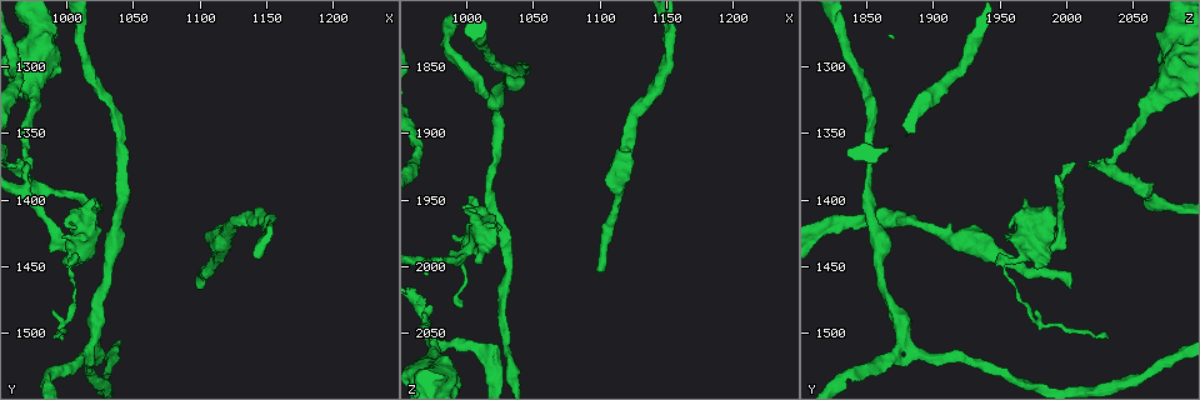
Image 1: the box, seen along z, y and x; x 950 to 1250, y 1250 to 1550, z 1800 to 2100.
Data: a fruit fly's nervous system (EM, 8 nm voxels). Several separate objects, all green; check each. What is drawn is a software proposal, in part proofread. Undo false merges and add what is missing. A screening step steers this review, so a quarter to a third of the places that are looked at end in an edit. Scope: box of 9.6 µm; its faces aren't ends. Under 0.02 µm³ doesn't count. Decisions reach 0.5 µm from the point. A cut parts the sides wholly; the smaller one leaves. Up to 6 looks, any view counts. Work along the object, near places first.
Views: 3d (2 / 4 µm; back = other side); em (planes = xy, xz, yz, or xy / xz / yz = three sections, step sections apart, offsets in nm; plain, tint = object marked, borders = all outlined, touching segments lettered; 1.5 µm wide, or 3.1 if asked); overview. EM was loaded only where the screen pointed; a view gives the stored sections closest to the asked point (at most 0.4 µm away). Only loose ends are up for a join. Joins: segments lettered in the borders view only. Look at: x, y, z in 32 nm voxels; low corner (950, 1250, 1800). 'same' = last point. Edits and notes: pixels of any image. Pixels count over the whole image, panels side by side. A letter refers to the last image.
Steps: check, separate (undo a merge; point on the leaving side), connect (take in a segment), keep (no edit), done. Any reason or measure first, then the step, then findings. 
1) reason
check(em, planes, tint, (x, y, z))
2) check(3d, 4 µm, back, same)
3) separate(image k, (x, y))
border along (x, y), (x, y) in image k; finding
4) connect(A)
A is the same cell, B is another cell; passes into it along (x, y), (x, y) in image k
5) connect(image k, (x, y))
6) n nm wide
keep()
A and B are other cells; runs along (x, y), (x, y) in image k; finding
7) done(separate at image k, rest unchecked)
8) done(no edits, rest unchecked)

sharp bend
check(em, planes, borders, (976, 1392, 2056))

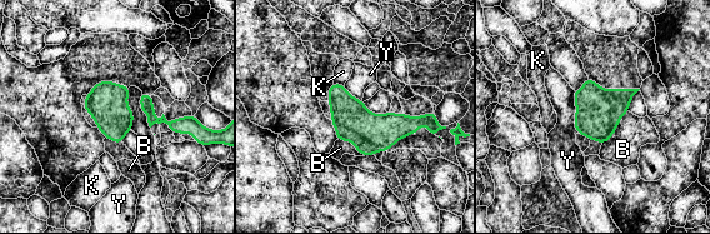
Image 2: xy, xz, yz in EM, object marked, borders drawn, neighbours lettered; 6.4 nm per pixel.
keep()
B, K and Y are other cells; border along (573, 90), (574, 129), (578, 133) in image 2; all the same cell

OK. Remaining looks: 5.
tapers out
check(3d, 2 µm, back, (994, 1504, 2032))

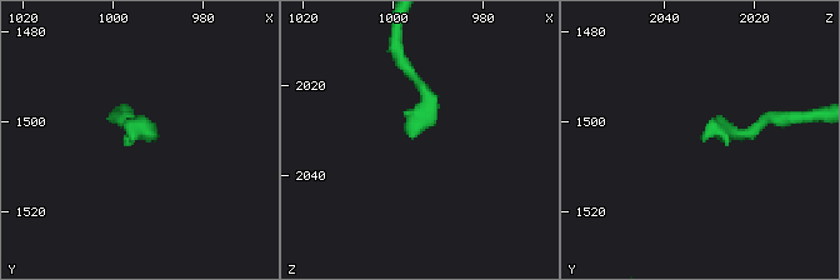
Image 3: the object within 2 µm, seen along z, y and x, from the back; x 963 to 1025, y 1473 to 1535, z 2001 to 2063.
check(em, xy, step 4, borders, (996, 1504, 2031))

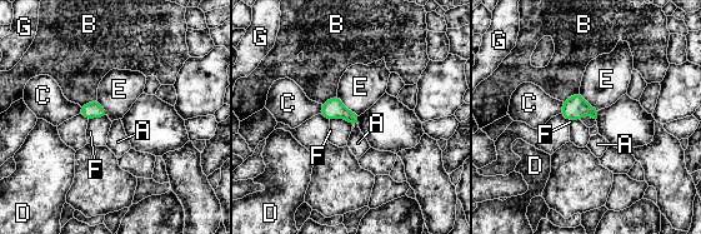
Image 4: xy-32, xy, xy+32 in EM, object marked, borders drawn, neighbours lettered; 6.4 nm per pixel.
cut it another way
check(em, planes, borders, same)

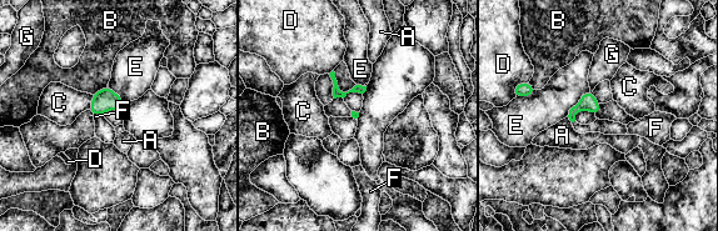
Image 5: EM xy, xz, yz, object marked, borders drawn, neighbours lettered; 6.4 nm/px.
keep()
A, B, C, D, E, F and G are other cells; border along (333, 70), (343, 91), (355, 85) in image 5; none of them fits

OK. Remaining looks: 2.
thin neck
check(em, planes, tint, (984, 1530, 1832))

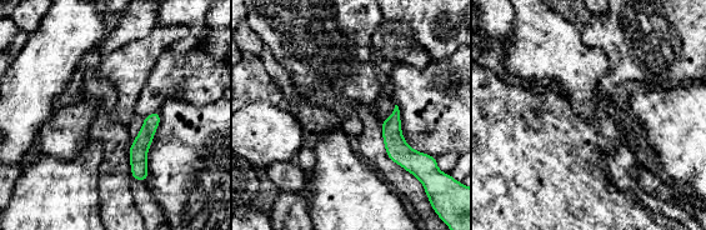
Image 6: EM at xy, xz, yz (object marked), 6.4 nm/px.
see the neighbours
check(em, planes, borders, same)

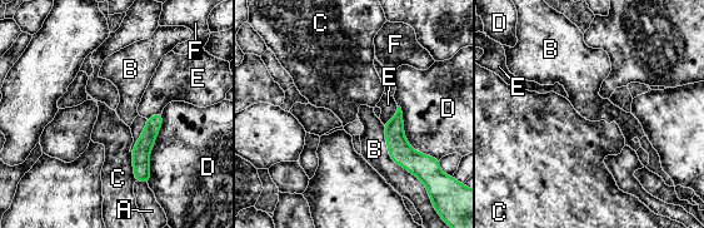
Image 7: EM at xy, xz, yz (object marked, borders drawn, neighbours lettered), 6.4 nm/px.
keep()
A, B, C, D, E and F are other cells; border along (398, 107), (397, 112), (383, 124) in image 7; continuous, no second cell

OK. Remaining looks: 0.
done(no edits, rest unchecked)

